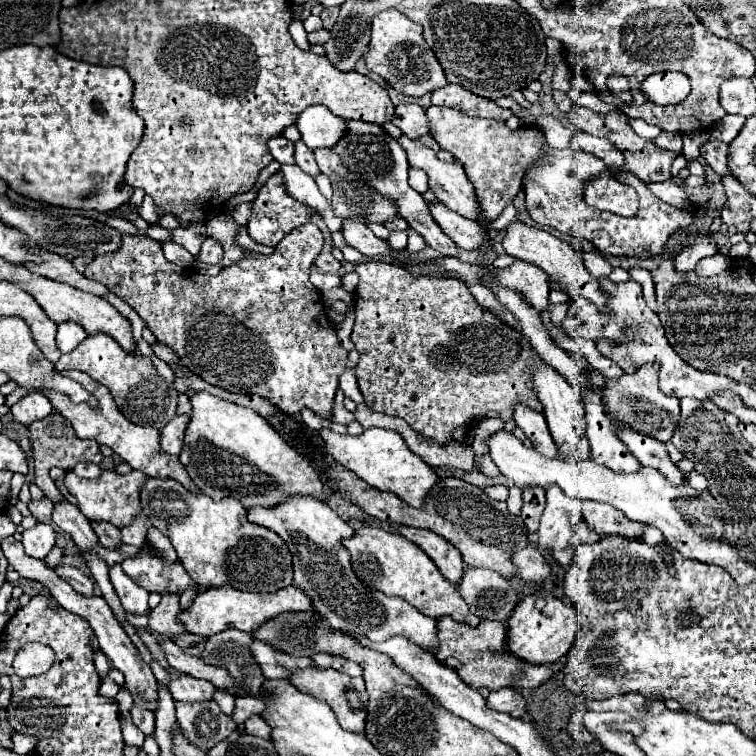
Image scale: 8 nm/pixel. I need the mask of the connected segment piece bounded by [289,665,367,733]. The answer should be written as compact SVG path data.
M309 667L309 669L297 669L289 675L291 685L295 685L301 693L309 693L321 701L327 701L327 705L333 709L339 725L347 731L363 733L365 727L365 715L367 715L367 691L363 677L349 677L343 675L335 669L319 669L319 667Z

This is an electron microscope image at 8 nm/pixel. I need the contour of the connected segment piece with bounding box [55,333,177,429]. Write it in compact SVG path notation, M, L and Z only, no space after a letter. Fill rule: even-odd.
M105 333L87 337L71 353L61 355L61 359L55 363L55 369L57 371L79 369L89 377L93 377L97 383L105 385L111 391L119 411L135 425L149 425L155 429L163 429L165 423L169 423L175 417L175 407L177 407L175 387L157 375L155 367L147 357L143 355L135 357L131 353L125 353L119 347L119 343Z

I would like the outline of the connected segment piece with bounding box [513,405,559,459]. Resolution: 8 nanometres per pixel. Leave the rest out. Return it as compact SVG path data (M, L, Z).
M517 405L515 407L515 423L517 427L521 427L521 431L529 437L529 441L535 445L535 449L545 455L545 457L555 457L559 455L555 443L553 443L552 436L547 429L547 423L545 423L545 417L537 411L531 411L529 407L521 407Z

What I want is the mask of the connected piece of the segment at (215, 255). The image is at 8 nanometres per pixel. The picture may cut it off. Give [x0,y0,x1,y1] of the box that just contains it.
[199,237,223,263]

